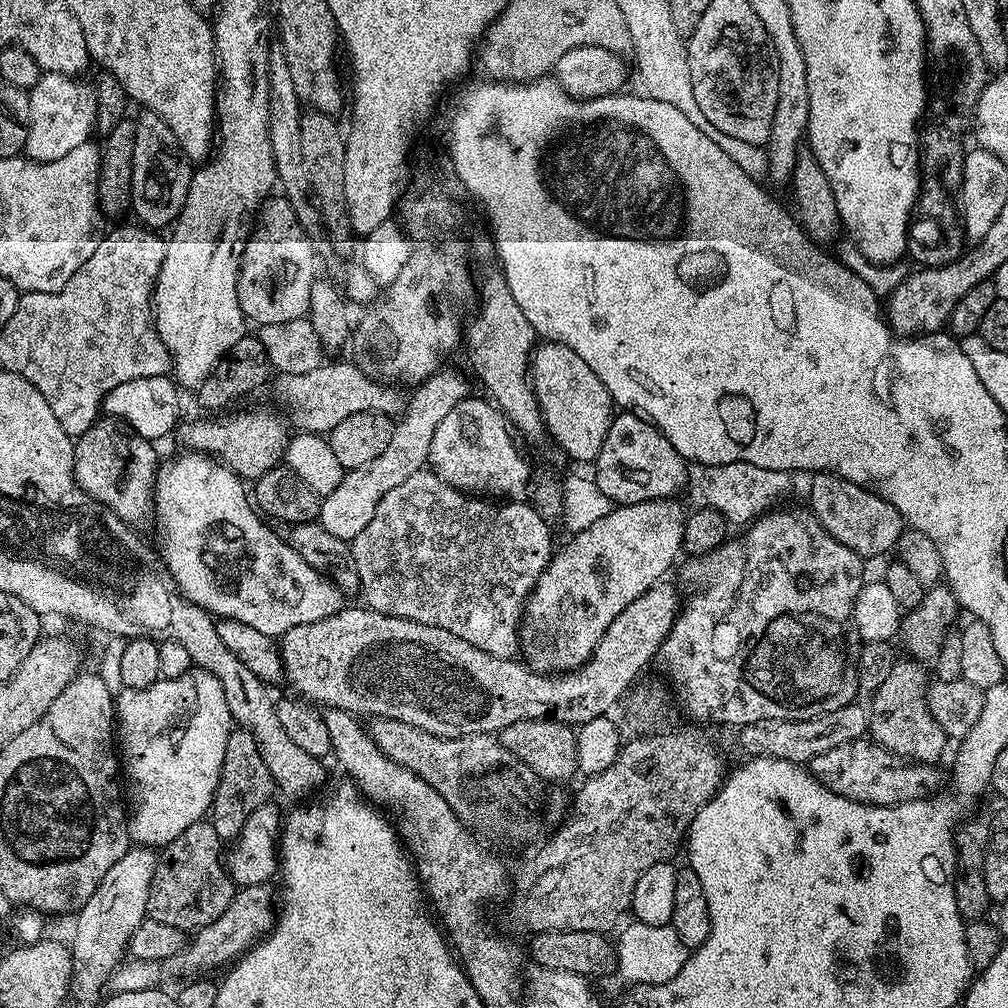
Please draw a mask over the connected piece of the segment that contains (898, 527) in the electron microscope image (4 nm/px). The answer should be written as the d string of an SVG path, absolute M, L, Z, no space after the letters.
M817 472L811 480L812 485L808 488L808 500L812 503L810 511L830 535L842 542L842 546L850 546L850 550L857 552L861 558L880 556L895 549L906 525L902 514L894 510L890 502L860 484L837 476L835 472Z

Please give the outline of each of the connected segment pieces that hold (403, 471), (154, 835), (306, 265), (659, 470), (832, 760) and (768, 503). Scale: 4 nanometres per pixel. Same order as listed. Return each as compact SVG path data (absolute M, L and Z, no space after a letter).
M441 370L435 372L429 380L411 393L402 415L395 421L390 443L374 462L366 462L364 468L345 471L342 482L330 490L330 494L320 501L318 523L334 538L342 538L351 542L374 518L374 510L378 510L378 502L393 492L401 482L406 482L410 474L421 471L428 464L430 444L434 432L445 421L446 414L458 406L469 395L468 384L456 372Z
M193 666L178 678L161 678L142 690L124 688L114 700L114 720L118 725L122 772L128 775L126 792L132 795L127 813L128 839L142 848L162 850L186 826L201 823L212 807L214 790L218 790L218 778L222 774L222 758L226 758L226 738L234 727L226 694L222 694L222 682L214 674Z
M272 198L261 207L258 227L242 245L238 278L238 302L251 323L253 320L256 326L263 326L307 317L310 286L318 276L316 248L302 230L288 200Z
M631 410L613 415L606 442L602 442L602 450L595 458L594 467L598 490L602 490L602 494L606 494L606 498L610 498L616 506L675 497L688 476L684 469L687 468L686 462L678 450L670 446L656 425Z
M871 739L856 740L853 744L834 746L826 754L818 754L810 765L816 779L822 781L834 794L850 798L859 804L873 804L883 808L893 808L911 800L927 800L935 797L940 788L940 772L936 764L923 764L899 756L883 748Z
M735 460L732 463L709 465L703 472L702 494L705 505L718 510L729 525L746 526L766 509L773 507L790 488L793 477L791 473L769 470L753 463Z

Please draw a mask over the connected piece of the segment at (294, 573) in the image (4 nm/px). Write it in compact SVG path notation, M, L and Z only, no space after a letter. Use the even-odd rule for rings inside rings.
M184 450L181 453L181 456L176 456L173 460L166 461L165 464L163 461L157 467L156 486L152 489L152 499L154 501L154 512L156 508L156 536L160 539L159 555L162 557L164 567L168 569L168 573L172 576L177 588L189 602L197 604L200 608L205 608L205 610L212 613L213 617L246 622L246 626L254 626L254 630L262 630L262 634L273 638L283 636L286 630L290 630L294 626L302 626L306 622L318 622L345 607L346 596L345 593L340 591L339 586L331 578L325 576L323 572L314 570L314 566L302 562L302 558L298 554L294 554L294 550L288 545L287 539L281 533L279 536L274 529L267 528L263 524L265 521L262 519L261 513L254 507L249 493L248 496L244 493L245 485L236 473L229 468L225 468L219 460L205 453L191 450Z

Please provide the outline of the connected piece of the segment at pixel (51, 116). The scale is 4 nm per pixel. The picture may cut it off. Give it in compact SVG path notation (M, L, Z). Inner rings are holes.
M45 72L40 81L28 92L30 102L30 122L26 134L26 146L23 155L27 159L41 164L54 162L54 158L62 158L70 154L77 146L89 143L96 132L96 89L91 83L79 84L79 79L67 76L61 72Z

